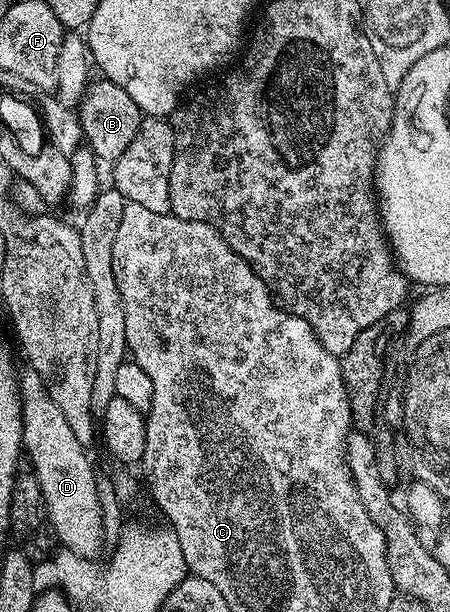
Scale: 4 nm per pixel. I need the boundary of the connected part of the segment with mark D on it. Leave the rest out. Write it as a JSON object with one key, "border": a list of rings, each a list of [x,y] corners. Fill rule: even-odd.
{"border":[[[27,369],[18,383],[18,393],[22,396],[22,449],[25,457],[30,457],[36,480],[40,480],[40,492],[44,492],[44,504],[48,508],[50,526],[54,530],[57,545],[71,549],[78,556],[97,559],[102,550],[104,535],[102,532],[102,513],[100,512],[100,496],[98,495],[98,478],[94,474],[94,466],[90,463],[87,447],[76,440],[72,428],[64,421],[60,408],[52,401],[46,391],[46,381],[33,369]]]}

